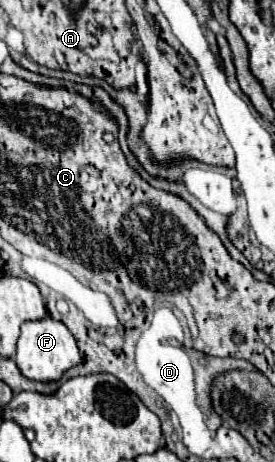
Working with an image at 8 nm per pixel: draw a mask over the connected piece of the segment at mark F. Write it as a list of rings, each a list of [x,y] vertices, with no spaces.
[[[46,314],[42,320],[36,320],[36,322],[24,322],[22,334],[18,338],[16,364],[26,378],[52,382],[52,380],[58,380],[68,368],[76,366],[78,362],[80,362],[80,352],[78,352],[76,340],[64,322],[54,320],[50,314]]]

